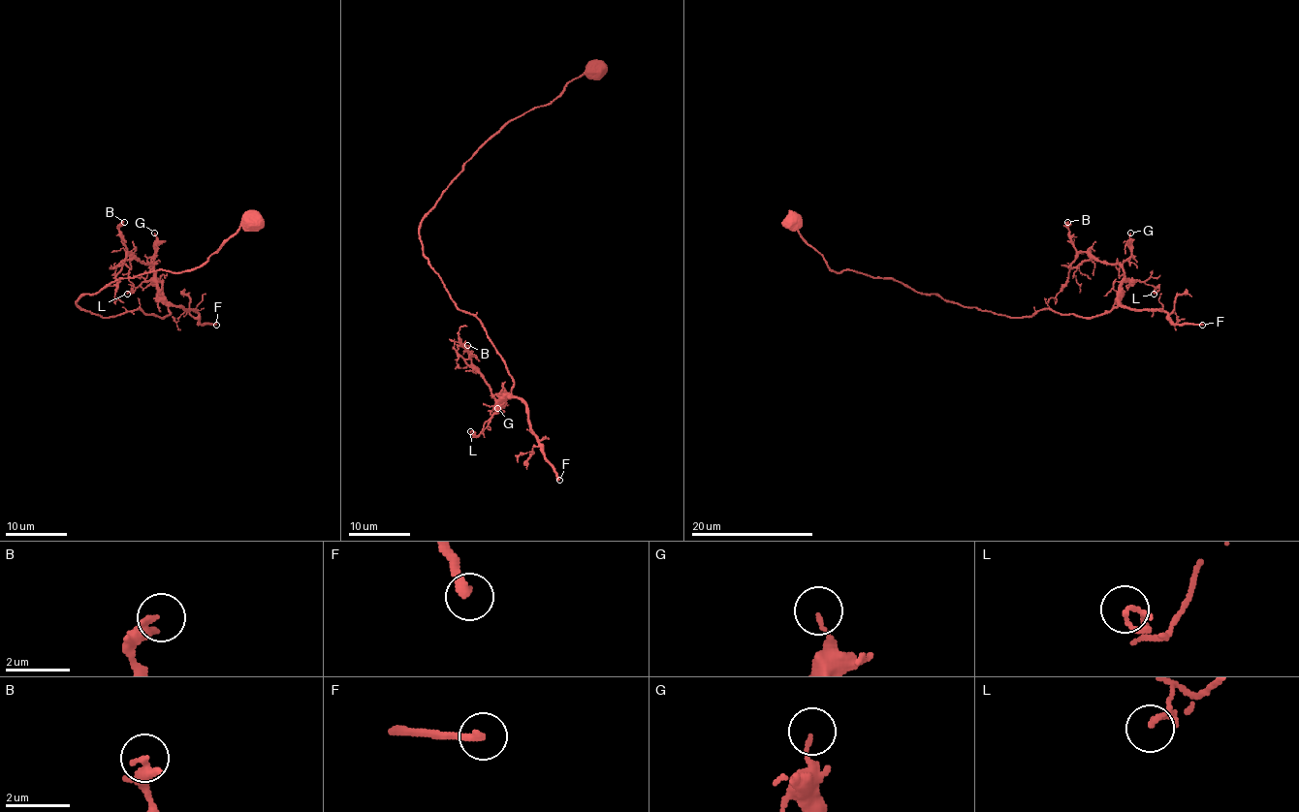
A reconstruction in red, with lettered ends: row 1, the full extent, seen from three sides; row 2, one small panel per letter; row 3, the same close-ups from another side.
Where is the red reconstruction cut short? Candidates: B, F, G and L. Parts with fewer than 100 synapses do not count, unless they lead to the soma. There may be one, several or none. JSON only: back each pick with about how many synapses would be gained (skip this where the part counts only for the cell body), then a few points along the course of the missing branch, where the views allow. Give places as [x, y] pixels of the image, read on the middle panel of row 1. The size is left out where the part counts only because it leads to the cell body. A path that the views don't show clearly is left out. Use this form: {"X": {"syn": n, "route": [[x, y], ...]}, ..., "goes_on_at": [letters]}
{"F": {"syn": 110}, "goes_on_at": ["F"]}

